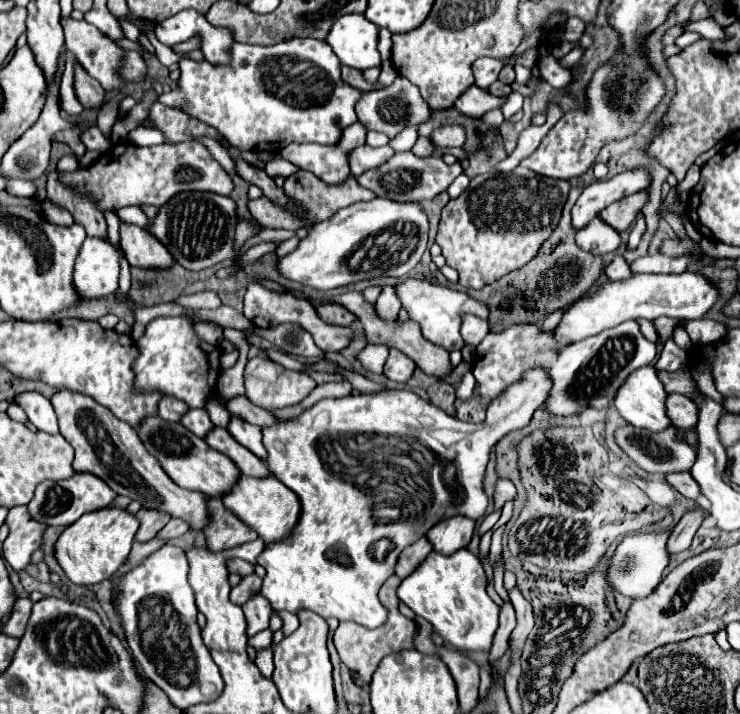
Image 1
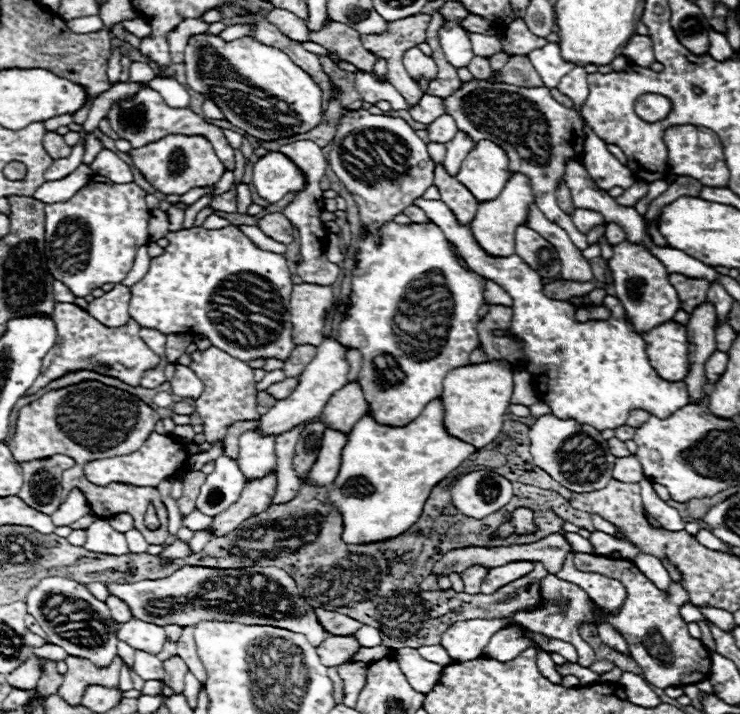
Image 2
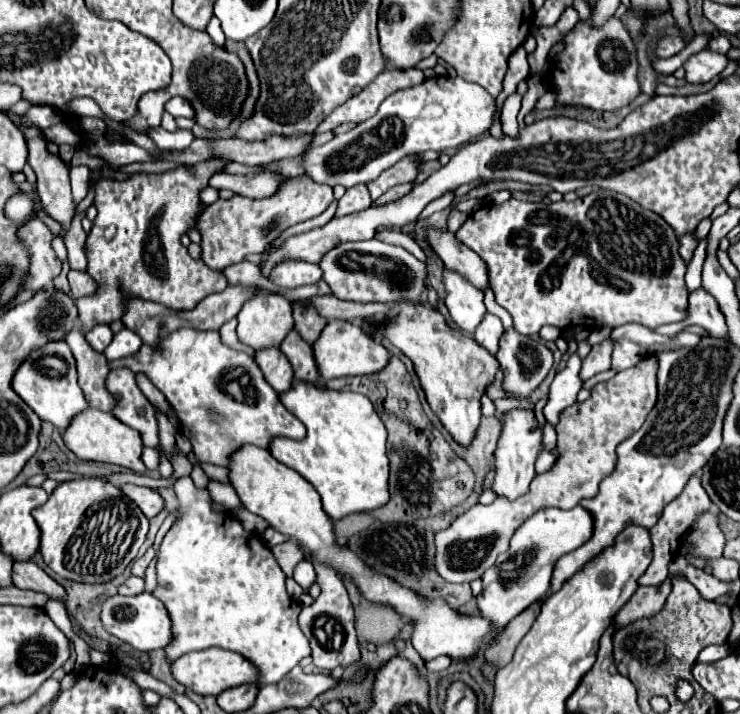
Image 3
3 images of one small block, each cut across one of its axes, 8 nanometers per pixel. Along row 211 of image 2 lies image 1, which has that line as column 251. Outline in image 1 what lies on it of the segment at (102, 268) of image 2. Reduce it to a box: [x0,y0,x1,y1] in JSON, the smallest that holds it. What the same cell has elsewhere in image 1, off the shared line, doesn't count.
[160,38,362,150]

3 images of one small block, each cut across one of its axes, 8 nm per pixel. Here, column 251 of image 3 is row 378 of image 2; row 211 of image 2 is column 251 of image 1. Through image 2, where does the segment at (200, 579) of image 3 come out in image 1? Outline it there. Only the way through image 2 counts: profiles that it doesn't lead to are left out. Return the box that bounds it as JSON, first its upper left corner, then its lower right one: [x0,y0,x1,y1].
[228,416,266,460]

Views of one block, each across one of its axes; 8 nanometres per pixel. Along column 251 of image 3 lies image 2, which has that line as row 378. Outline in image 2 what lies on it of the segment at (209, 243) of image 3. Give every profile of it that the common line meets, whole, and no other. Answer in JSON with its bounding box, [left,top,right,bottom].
[190,346,260,442]

